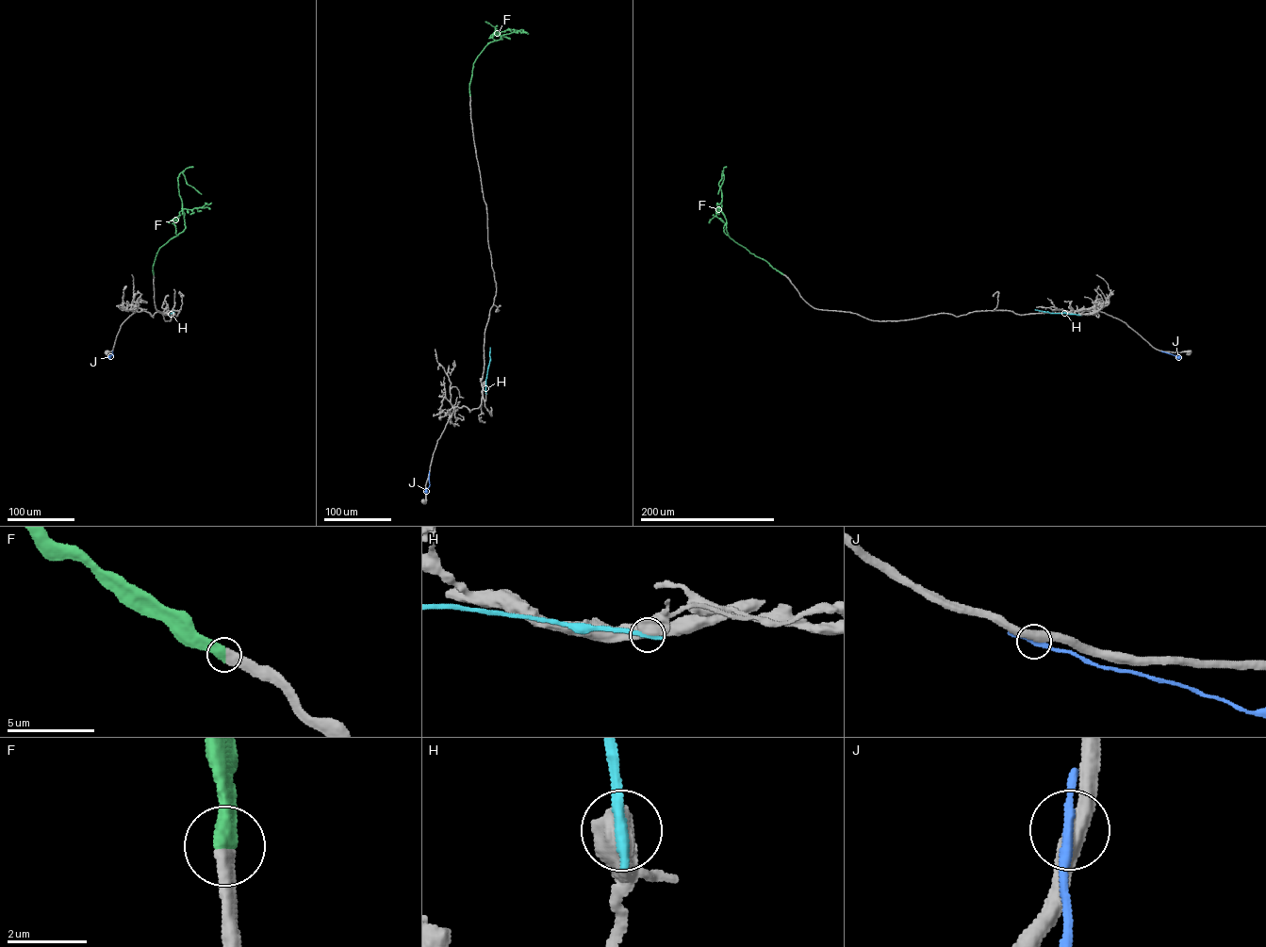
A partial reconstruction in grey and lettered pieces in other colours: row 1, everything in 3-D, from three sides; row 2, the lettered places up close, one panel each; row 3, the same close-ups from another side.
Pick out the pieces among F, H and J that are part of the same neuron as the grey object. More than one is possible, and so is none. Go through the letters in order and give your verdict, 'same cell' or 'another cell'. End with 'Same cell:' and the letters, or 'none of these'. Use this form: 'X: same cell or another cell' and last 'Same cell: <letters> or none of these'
F: same cell
H: another cell
J: another cell
Same cell: F

